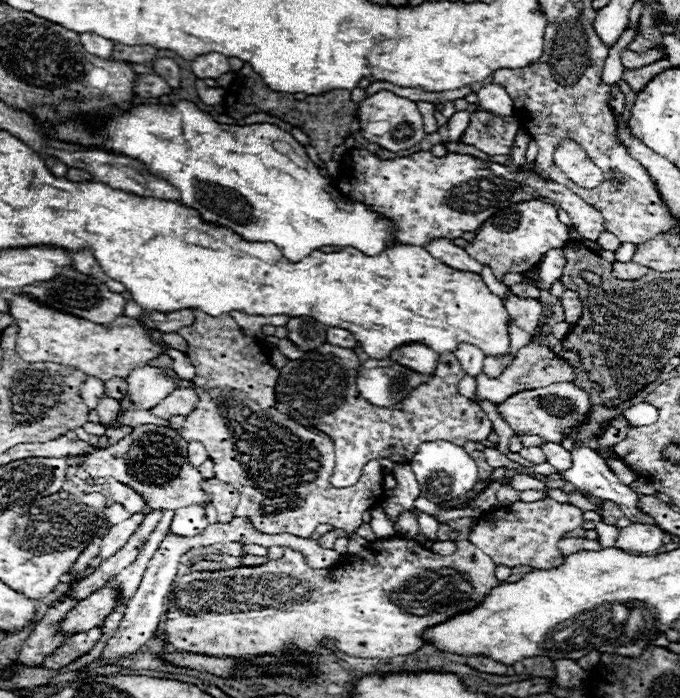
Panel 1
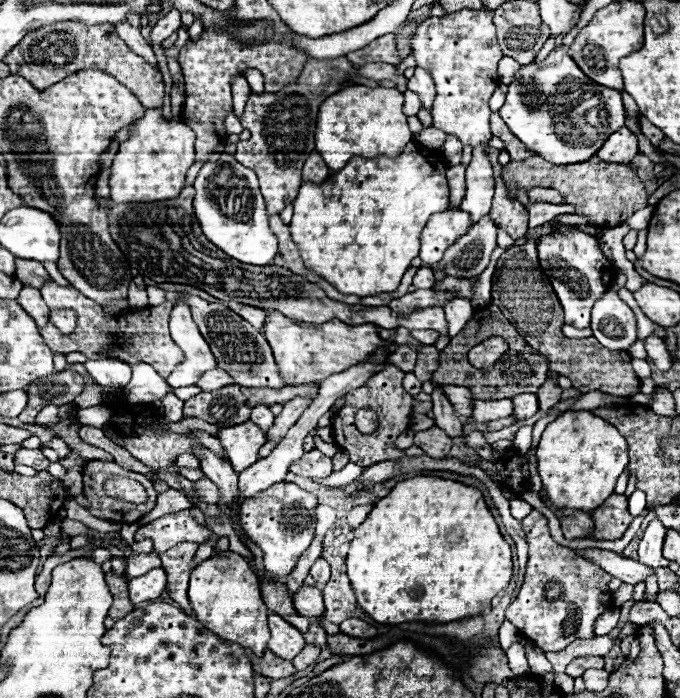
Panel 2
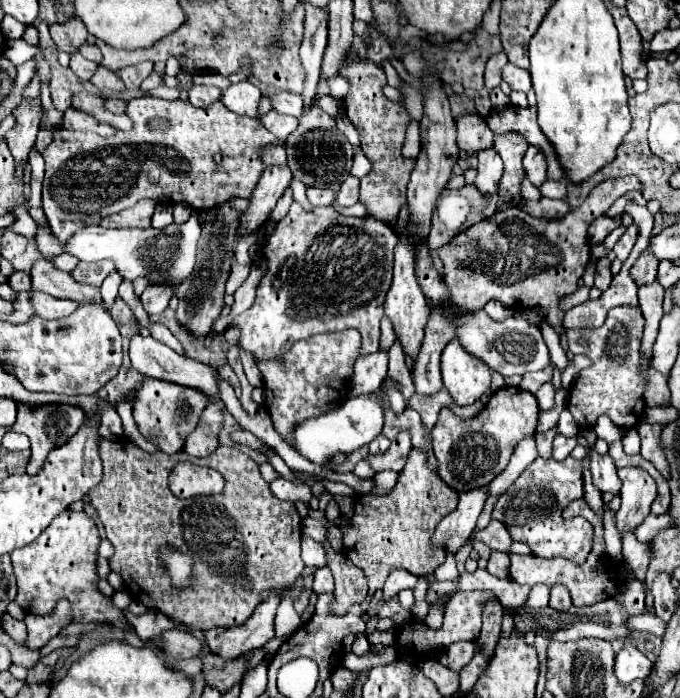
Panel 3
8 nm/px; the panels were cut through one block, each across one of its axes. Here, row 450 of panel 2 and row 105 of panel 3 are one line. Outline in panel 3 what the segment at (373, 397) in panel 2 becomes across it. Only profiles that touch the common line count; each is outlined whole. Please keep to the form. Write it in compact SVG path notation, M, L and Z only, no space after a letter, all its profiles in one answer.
M348 56L346 66L340 68L340 74L346 76L352 84L350 94L344 98L344 112L354 124L354 128L360 132L362 152L372 162L370 174L360 180L360 202L372 218L394 226L400 208L406 204L406 186L416 166L416 160L402 158L400 154L410 114L402 104L390 102L384 96L382 88L386 86L386 76L378 64L362 60L358 56Z

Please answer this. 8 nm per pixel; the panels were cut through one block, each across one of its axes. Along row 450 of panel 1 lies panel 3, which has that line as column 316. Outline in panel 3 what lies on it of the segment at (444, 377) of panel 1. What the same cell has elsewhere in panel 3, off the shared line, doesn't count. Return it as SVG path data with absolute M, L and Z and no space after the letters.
M342 330L332 334L316 334L306 340L298 340L286 354L284 362L266 360L258 362L258 368L264 376L266 410L274 422L274 428L282 434L286 442L292 442L292 428L300 420L320 416L346 400L346 382L352 376L352 362L358 358L360 332Z

